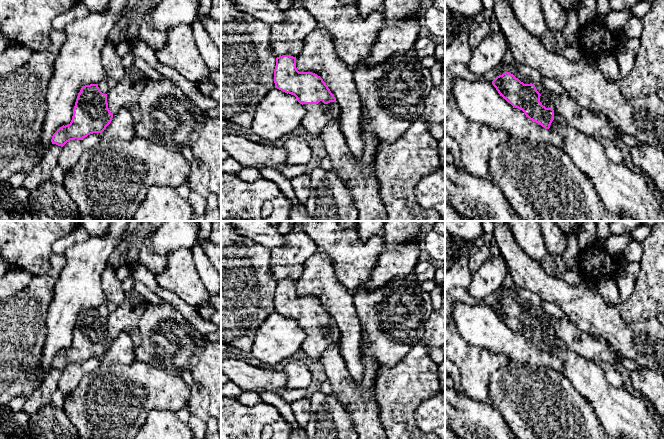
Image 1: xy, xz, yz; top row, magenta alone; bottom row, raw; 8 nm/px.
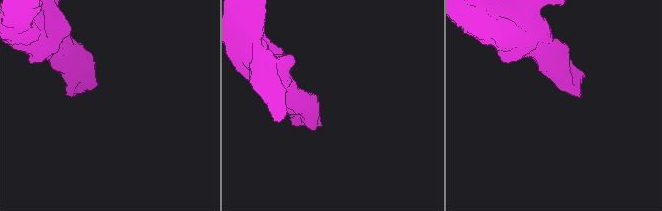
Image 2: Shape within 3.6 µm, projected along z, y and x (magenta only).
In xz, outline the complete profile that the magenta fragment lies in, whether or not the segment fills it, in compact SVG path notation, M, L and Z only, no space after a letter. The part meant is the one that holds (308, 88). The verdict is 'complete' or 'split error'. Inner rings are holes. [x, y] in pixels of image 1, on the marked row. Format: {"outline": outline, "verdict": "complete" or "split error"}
{"outline": "M283 55L276 58L275 88L292 94L303 105L306 113L301 122L309 134L321 138L323 129L340 116L336 98L323 79L312 72L299 72L296 57Z", "verdict": "split error"}

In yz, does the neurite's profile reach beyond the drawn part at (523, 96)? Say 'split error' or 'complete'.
split error

